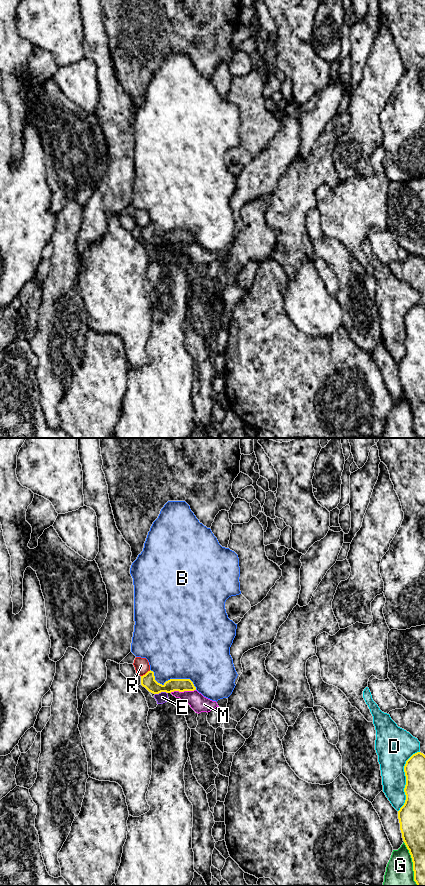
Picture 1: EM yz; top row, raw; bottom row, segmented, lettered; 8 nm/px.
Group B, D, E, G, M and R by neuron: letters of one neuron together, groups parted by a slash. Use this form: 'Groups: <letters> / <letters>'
Groups: B / D / E M / G / R

